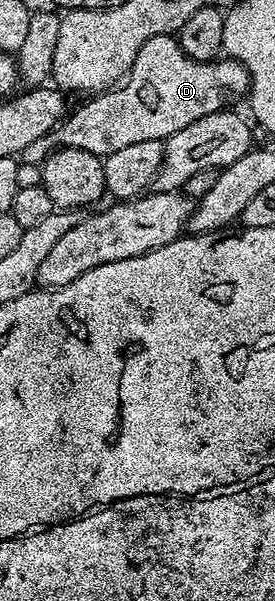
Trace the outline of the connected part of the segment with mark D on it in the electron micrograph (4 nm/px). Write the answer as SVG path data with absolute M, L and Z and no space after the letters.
M151 34L149 41L141 45L137 61L129 64L129 70L127 80L120 87L92 94L88 103L81 104L75 112L72 110L50 134L25 148L22 162L42 164L58 147L85 149L85 153L106 157L137 142L166 141L173 133L185 129L185 125L224 110L234 104L231 103L234 99L242 100L250 85L250 75L238 61L228 57L210 63L190 59L179 48L174 34Z

